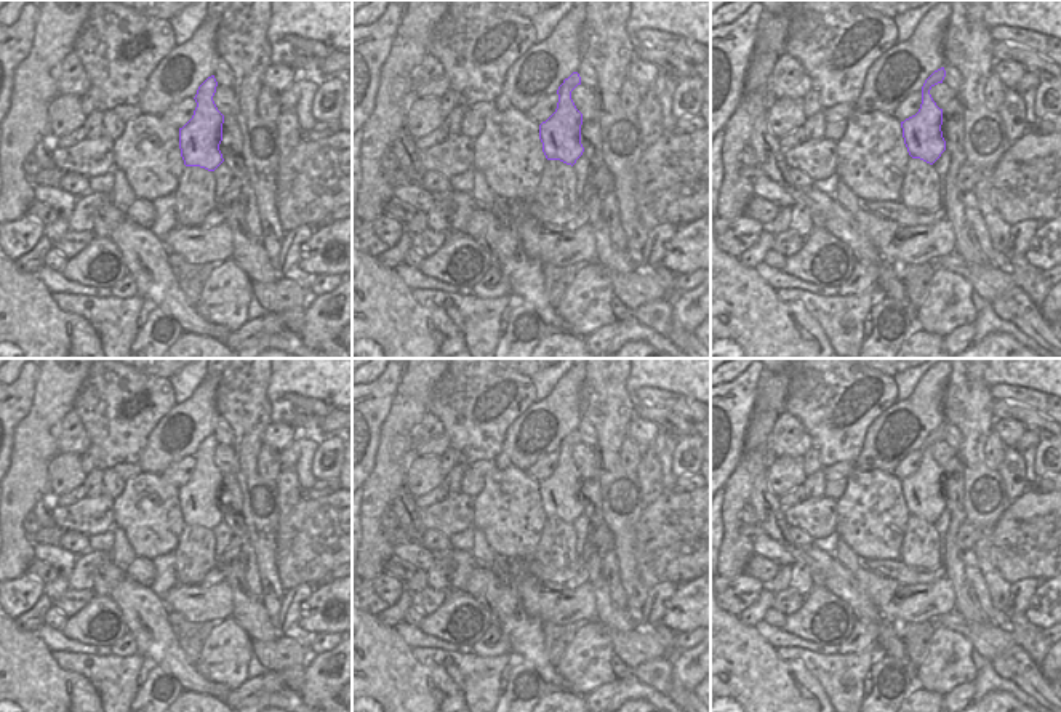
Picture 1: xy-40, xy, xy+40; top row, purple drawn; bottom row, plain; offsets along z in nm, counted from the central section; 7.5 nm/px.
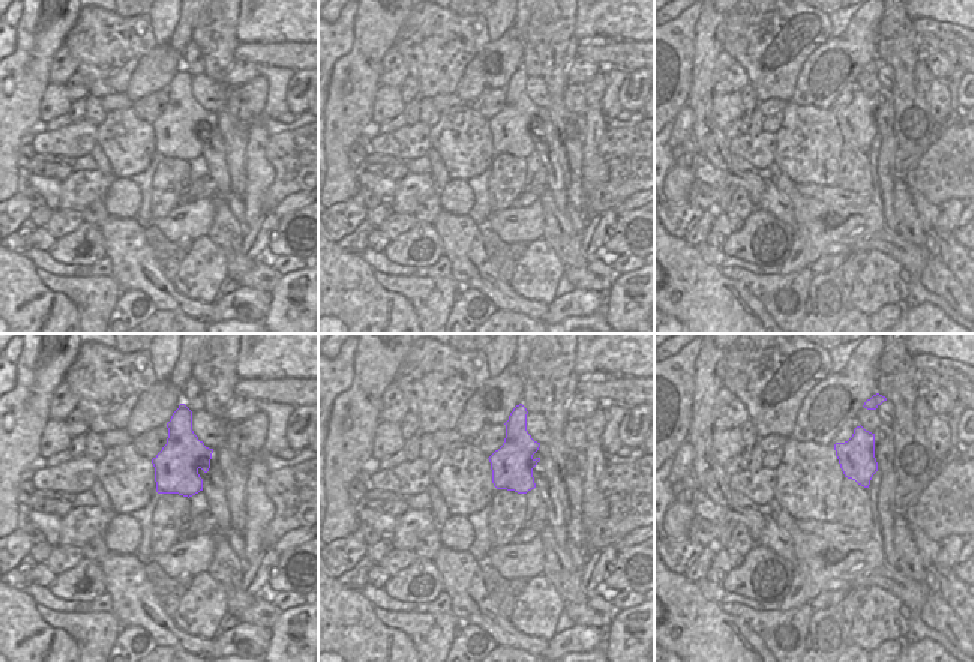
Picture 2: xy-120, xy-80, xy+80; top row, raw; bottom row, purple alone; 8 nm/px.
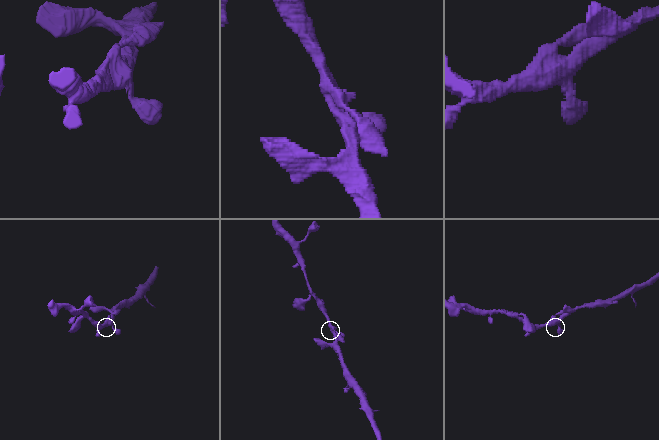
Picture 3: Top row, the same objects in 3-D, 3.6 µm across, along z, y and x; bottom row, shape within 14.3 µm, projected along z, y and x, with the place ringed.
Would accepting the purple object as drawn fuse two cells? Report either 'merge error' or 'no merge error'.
no merge error

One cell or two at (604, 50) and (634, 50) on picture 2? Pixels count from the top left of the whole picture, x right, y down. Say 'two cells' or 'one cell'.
one cell

